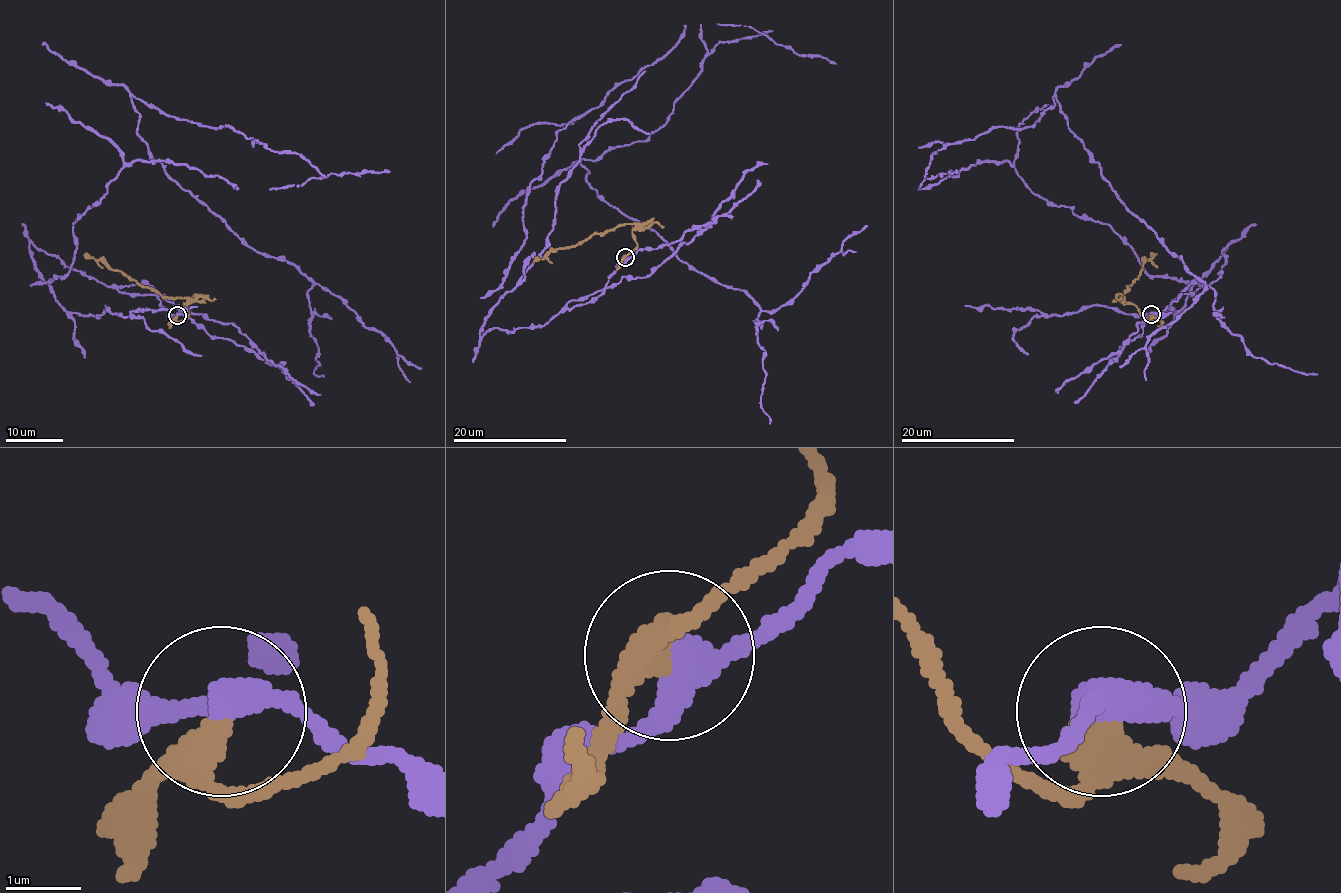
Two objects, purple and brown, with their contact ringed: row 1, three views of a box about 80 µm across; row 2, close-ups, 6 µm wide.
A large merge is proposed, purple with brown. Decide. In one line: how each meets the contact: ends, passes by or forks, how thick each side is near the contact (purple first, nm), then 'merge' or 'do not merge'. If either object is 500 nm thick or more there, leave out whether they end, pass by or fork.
purple passes by; brown passes by; calibres 400 and 320 nm; do not merge

